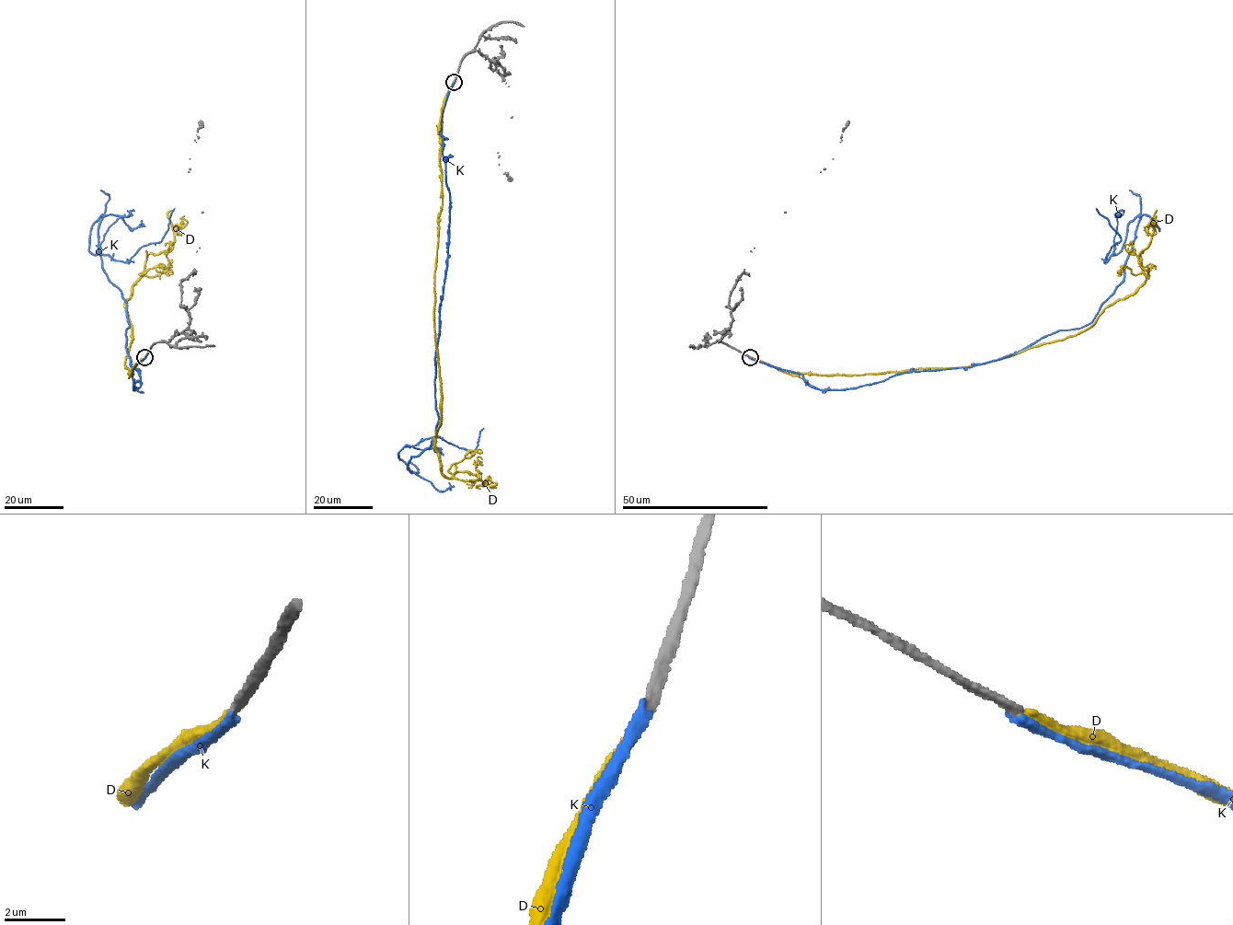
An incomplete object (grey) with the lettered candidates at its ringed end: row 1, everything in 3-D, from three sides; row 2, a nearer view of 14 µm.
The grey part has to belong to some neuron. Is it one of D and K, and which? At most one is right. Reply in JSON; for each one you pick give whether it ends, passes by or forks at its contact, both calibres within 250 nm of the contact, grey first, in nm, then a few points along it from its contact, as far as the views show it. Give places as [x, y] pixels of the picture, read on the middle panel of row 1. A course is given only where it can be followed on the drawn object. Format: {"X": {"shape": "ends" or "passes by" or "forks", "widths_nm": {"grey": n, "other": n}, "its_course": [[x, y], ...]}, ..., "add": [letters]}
{"D": {"shape": "ends", "widths_nm": {"grey": 360, "other": 320}, "its_course": [[454, 82], [439, 127], [435, 448], [446, 478], [469, 471], [484, 486], [496, 484], [489, 484]]}, "add": ["D"]}

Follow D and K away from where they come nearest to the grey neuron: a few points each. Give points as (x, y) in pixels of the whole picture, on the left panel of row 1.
D: (144, 357), (130, 374), (126, 302), (145, 259), (167, 250), (173, 228), (187, 224), (180, 217)
K: (144, 357), (133, 389), (101, 217), (90, 233), (89, 250), (127, 262), (162, 239), (174, 208)

